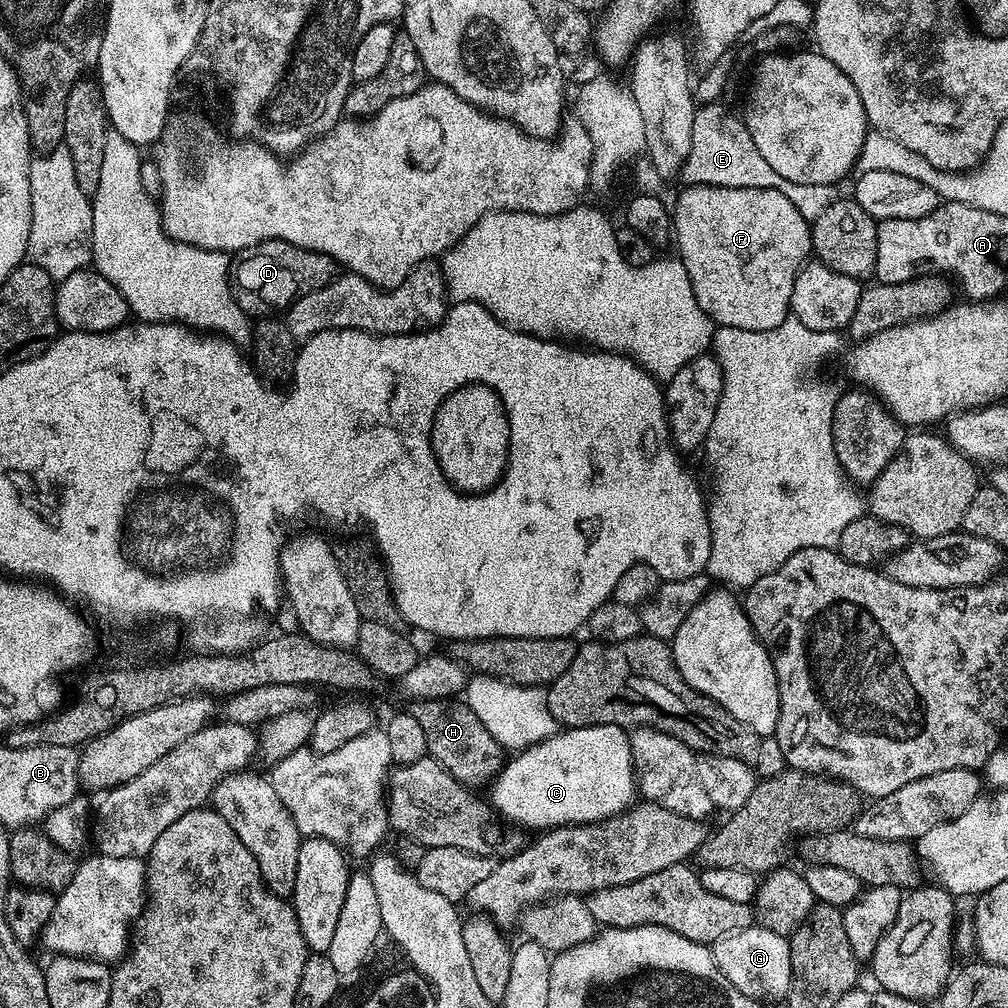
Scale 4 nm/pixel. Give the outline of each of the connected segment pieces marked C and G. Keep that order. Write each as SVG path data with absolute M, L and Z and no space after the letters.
M613 724L560 730L555 736L517 751L513 756L516 757L497 774L496 781L495 776L491 781L491 784L493 783L491 807L509 825L519 826L521 829L549 830L566 828L573 824L596 824L599 820L608 820L609 817L631 808L638 792L631 771L629 733Z
M753 926L726 934L711 945L711 950L716 968L728 979L729 988L738 990L743 996L749 996L751 1000L787 1001L792 972L790 962L786 958L785 937L765 928Z

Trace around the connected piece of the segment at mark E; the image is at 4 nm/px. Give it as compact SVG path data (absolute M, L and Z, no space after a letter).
M723 103L702 104L696 108L693 120L693 134L690 141L690 152L682 165L679 179L685 185L709 184L710 186L726 186L727 188L749 188L750 190L766 190L776 188L794 206L798 206L798 214L802 218L813 221L836 200L841 199L841 189L835 184L822 186L806 186L798 182L790 182L770 170L766 158L762 158L758 146L754 146L754 138L750 138L750 130L739 115L727 112Z

